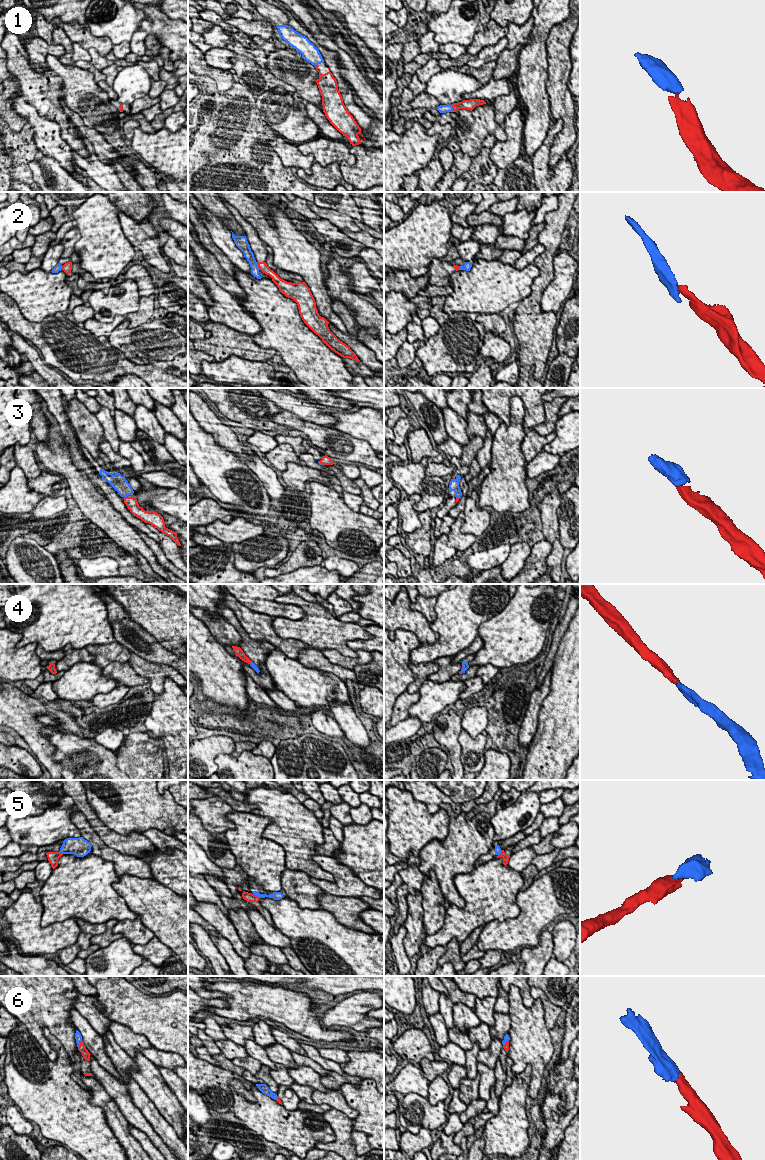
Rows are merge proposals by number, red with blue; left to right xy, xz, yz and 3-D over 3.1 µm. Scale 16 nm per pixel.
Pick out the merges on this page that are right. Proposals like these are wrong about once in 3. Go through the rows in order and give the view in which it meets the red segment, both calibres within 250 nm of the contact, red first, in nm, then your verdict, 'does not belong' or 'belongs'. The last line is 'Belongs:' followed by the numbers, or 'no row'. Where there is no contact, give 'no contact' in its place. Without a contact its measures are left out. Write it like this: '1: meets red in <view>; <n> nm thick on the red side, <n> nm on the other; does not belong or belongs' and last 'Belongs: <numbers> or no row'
1: meets red in yz; 160 nm thick on the red side, 130 nm on the other; belongs
2: meets red in xz; 140 nm thick on the red side, 160 nm on the other; does not belong
3: meets red in xy; 190 nm thick on the red side, 240 nm on the other; belongs
4: meets red in yz; 50 nm thick on the red side, 100 nm on the other; belongs
5: meets red in xz; 160 nm thick on the red side, 70 nm on the other; does not belong
6: meets red in xy; 130 nm thick on the red side, 120 nm on the other; belongs
Belongs: 1, 3, 4, 6

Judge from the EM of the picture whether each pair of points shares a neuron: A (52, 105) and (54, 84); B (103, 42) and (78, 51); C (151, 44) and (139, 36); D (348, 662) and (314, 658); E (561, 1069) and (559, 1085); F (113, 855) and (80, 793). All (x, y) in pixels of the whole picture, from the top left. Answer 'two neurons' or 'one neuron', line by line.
A: one neuron
B: two neurons
C: two neurons
D: two neurons
E: one neuron
F: two neurons

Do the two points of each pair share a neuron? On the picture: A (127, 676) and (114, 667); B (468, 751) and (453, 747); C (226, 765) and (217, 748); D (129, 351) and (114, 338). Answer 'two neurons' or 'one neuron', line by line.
A: one neuron
B: two neurons
C: two neurons
D: one neuron

